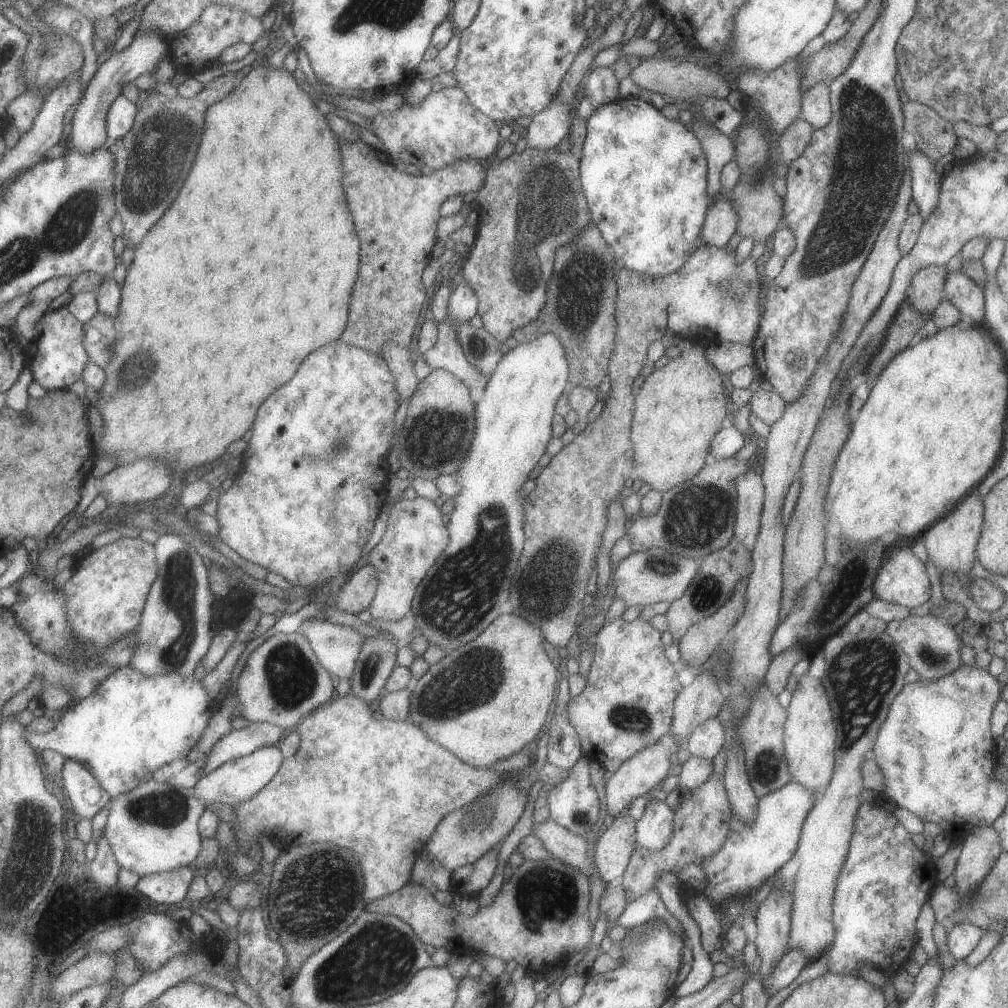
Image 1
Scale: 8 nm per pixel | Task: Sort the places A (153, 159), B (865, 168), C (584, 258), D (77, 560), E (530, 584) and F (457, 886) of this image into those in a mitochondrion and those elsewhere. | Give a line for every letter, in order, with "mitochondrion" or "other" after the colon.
A: mitochondrion
B: mitochondrion
C: mitochondrion
D: other
E: mitochondrion
F: other

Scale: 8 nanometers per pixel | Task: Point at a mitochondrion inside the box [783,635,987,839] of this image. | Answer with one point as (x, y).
(932, 659)

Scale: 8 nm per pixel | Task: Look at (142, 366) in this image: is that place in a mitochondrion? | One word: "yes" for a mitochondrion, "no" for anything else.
yes

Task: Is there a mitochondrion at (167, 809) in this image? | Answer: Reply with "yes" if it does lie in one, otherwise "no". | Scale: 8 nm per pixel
yes

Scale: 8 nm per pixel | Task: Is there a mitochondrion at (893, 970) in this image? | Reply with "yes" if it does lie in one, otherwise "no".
no

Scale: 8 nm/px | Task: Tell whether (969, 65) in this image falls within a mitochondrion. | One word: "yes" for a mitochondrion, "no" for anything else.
yes

